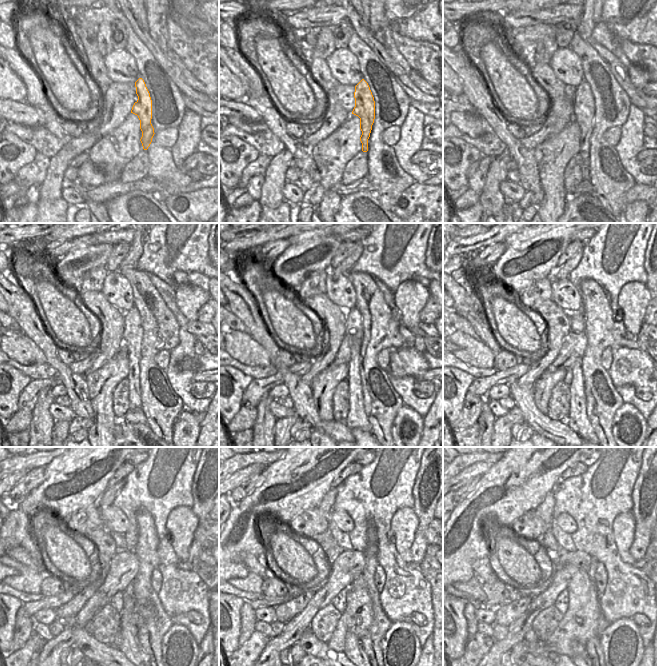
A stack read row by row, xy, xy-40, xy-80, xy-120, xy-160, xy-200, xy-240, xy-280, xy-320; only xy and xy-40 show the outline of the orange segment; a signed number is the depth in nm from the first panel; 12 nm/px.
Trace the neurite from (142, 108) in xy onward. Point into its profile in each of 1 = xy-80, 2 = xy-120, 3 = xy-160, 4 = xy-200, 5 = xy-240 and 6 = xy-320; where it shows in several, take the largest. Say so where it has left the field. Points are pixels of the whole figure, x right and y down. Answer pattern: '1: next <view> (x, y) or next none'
1: next xy-80 (584, 105)
2: next xy-120 (133, 331)
3: next xy-160 (356, 418)
4: next xy-200 (577, 420)
5: next xy-240 (129, 645)
6: next xy-320 (579, 649)

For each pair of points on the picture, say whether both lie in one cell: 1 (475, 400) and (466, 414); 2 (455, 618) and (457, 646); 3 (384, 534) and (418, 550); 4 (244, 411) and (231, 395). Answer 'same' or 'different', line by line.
1: same
2: same
3: different
4: different

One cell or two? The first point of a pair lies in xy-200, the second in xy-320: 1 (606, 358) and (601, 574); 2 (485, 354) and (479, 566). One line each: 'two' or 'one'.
1: one
2: two

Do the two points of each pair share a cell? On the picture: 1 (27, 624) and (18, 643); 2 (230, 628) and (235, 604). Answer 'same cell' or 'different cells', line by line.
1: same cell
2: same cell

